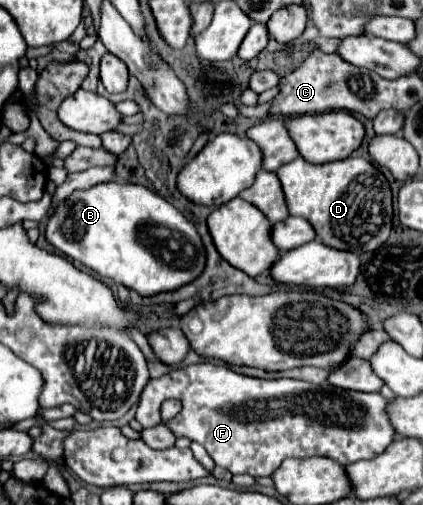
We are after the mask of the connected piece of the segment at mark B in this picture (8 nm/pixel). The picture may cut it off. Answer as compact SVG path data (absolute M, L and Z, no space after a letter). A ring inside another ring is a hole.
M105 182L73 192L47 220L45 238L65 256L143 296L175 290L195 280L205 266L195 226L157 192L131 182Z

